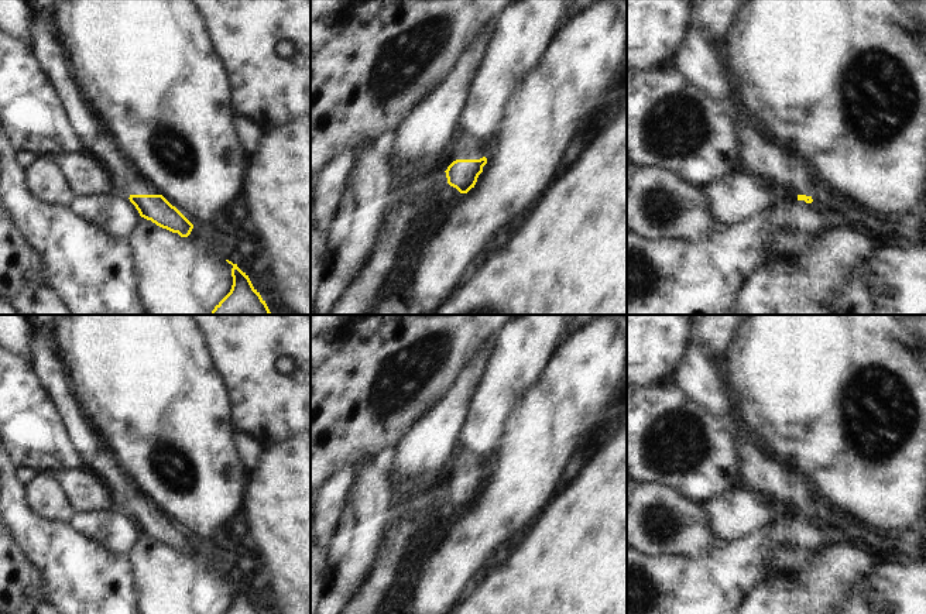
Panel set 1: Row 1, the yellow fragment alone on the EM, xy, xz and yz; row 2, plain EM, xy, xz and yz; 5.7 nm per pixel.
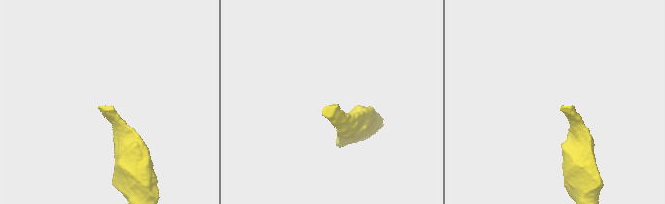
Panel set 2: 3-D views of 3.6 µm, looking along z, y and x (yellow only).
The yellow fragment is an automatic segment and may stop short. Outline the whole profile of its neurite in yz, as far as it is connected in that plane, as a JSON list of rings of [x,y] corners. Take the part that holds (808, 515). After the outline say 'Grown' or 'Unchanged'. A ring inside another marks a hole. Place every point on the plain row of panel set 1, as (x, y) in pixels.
[[[738,423],[742,486],[759,495],[796,510],[820,531],[829,534],[833,545],[846,545],[855,534],[868,534],[865,524],[817,494],[805,476],[778,463]]]. Grown

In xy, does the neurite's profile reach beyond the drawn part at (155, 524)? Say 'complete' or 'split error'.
split error

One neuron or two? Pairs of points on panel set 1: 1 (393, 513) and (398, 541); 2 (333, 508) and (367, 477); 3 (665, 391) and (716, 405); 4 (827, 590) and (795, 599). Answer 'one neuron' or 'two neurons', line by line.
1: two neurons
2: two neurons
3: two neurons
4: one neuron

